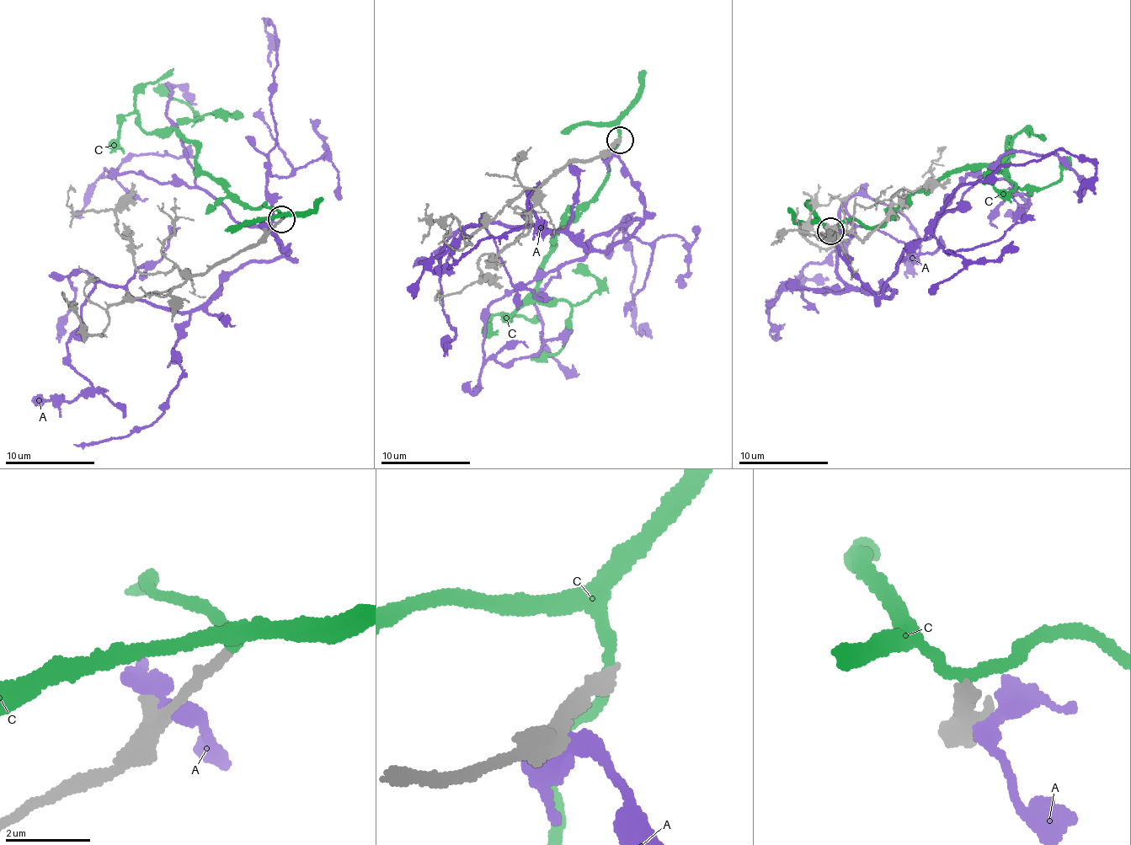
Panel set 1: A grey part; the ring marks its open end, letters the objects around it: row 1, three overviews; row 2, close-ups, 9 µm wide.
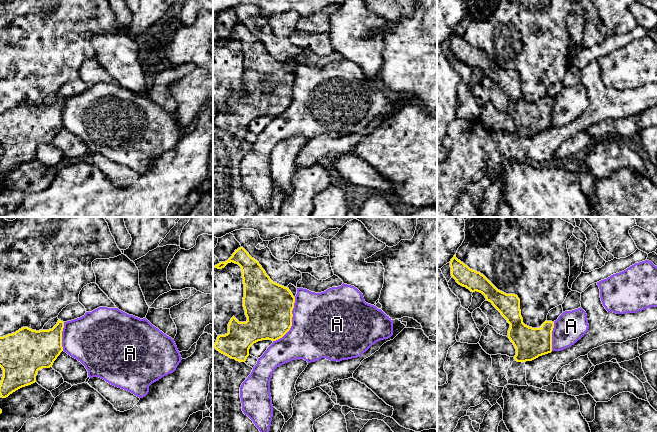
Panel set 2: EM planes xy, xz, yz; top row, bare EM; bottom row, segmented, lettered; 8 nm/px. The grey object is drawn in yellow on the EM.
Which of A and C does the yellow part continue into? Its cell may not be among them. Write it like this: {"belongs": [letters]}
{"belongs": []}

